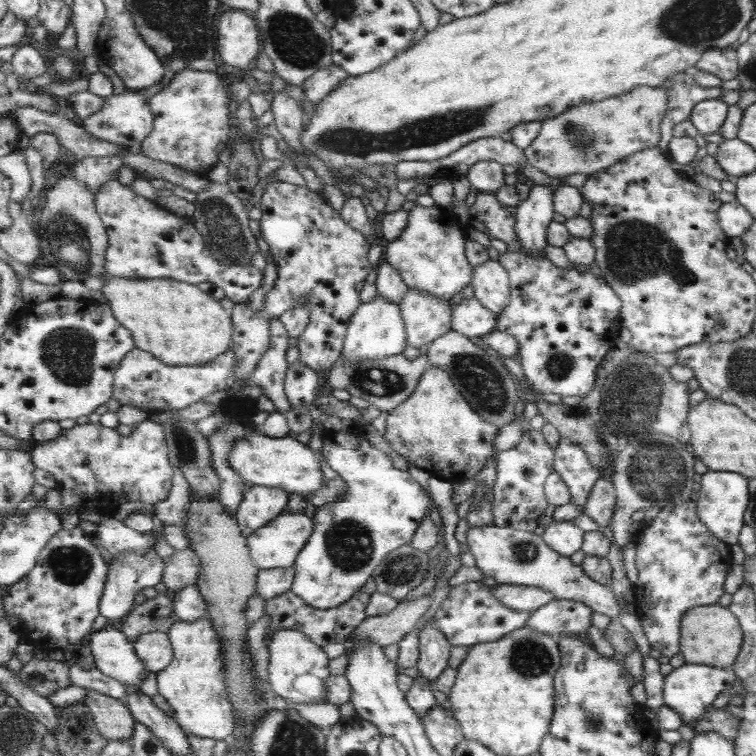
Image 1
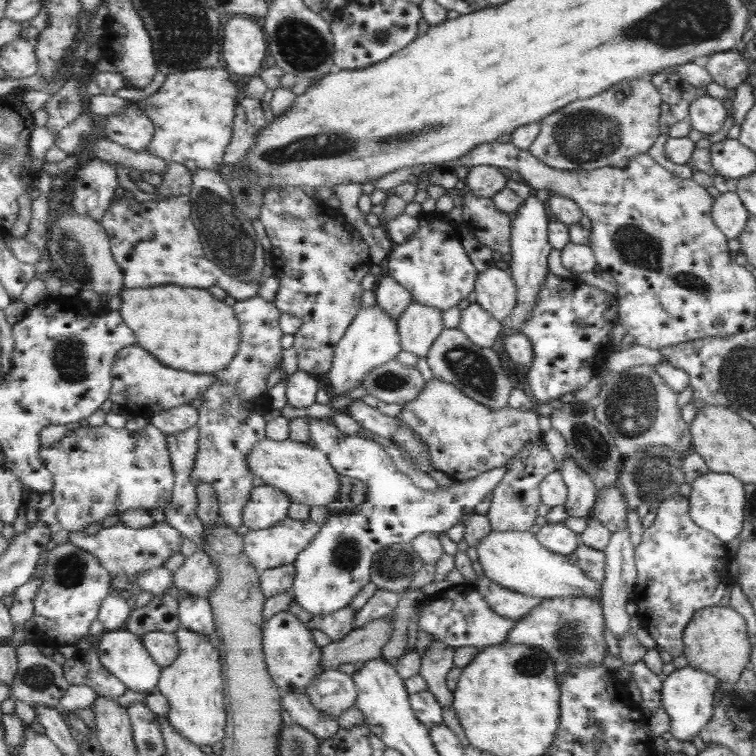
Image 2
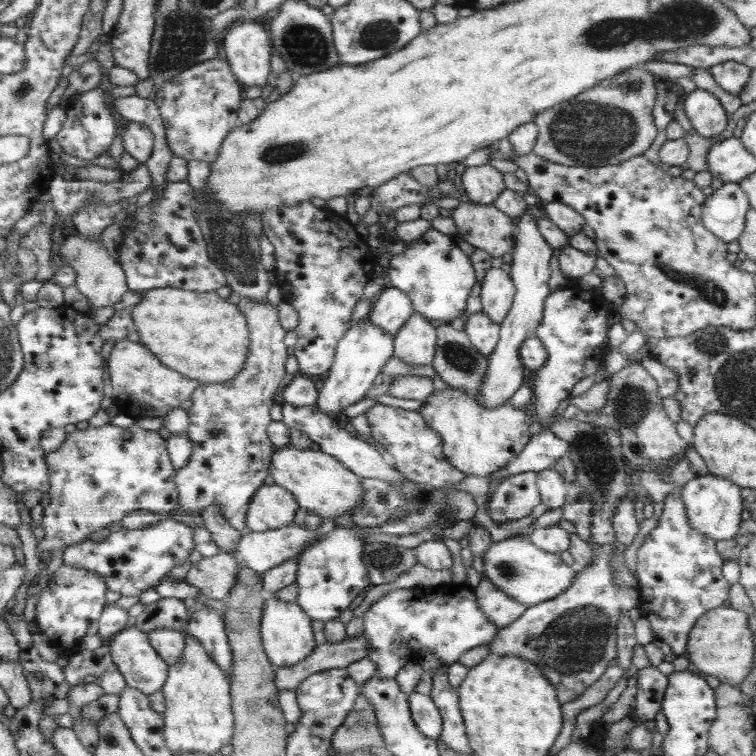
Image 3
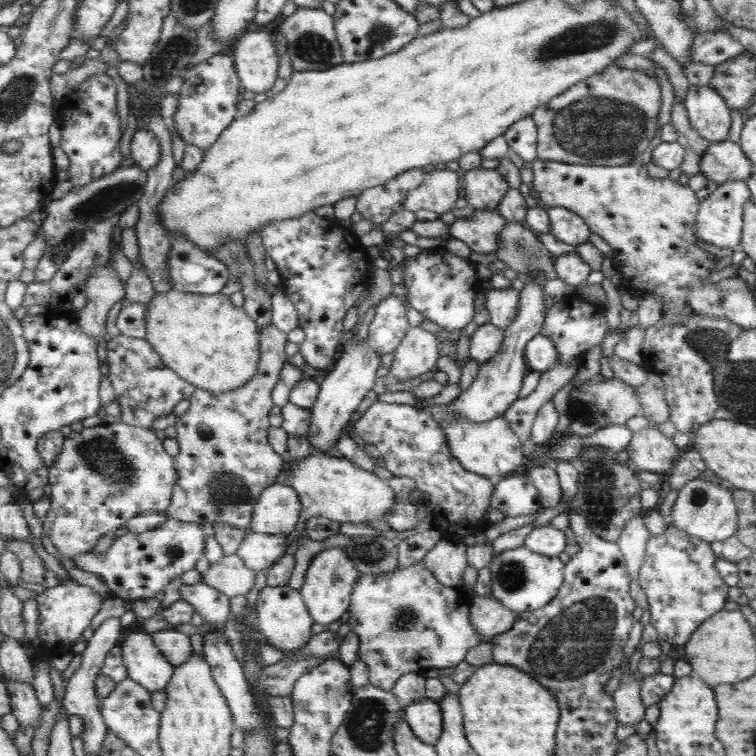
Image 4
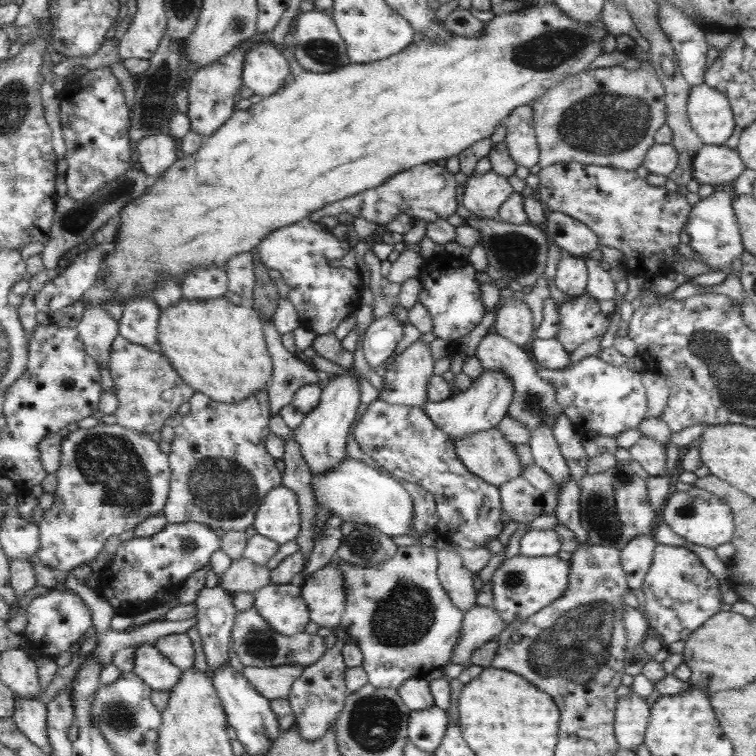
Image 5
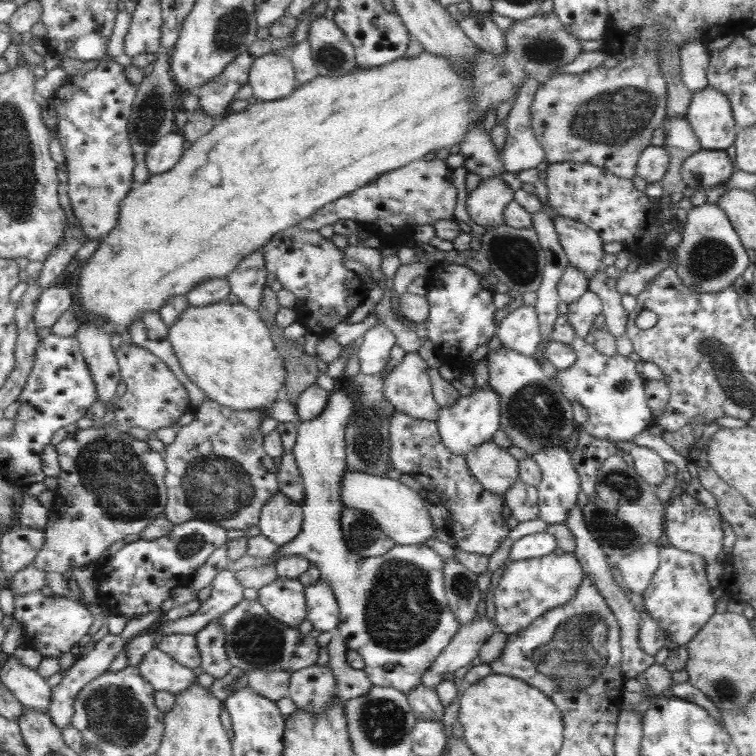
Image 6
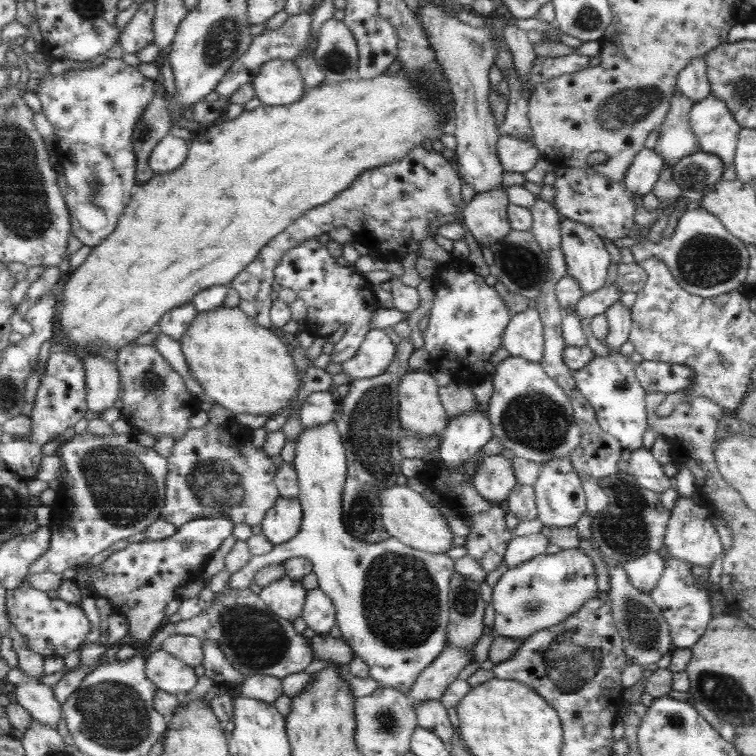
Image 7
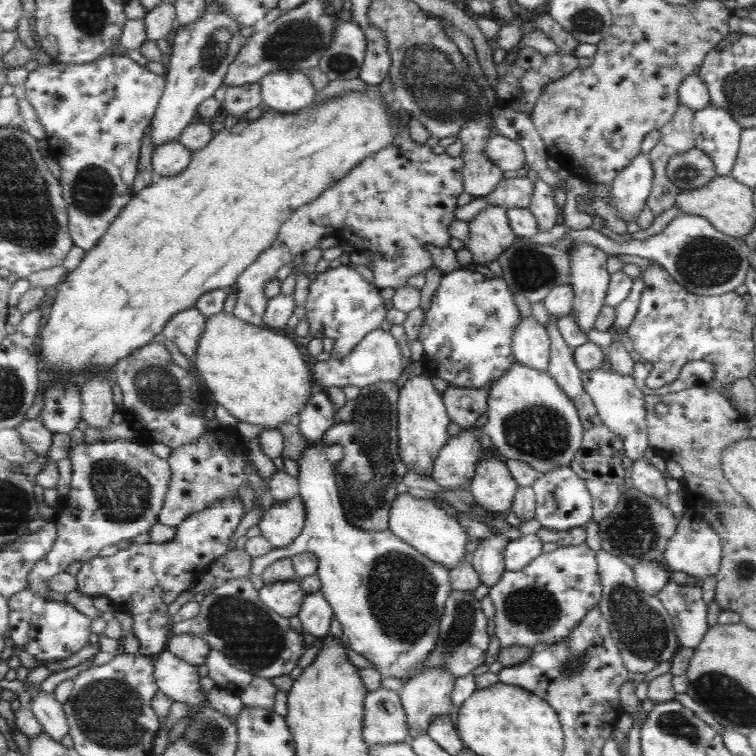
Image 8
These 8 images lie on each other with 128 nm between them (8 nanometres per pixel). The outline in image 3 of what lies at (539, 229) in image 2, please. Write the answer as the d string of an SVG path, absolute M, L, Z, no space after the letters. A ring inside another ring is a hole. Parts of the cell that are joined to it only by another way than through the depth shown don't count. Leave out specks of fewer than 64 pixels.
M525 213L515 220L512 234L512 261L508 276L516 287L515 298L508 314L498 324L498 339L493 350L488 356L488 370L485 371L484 382L481 391L475 393L480 408L493 409L507 404L507 400L513 396L513 392L523 384L523 361L520 359L520 346L525 338L533 337L534 330L542 316L543 302L547 296L548 279L550 271L549 260L552 258L552 248L543 240L543 236L537 230L535 217Z

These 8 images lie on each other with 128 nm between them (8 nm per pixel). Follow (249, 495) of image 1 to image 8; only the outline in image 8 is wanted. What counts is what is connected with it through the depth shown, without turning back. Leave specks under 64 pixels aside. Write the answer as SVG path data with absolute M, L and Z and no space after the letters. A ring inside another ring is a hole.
M299 494L291 500L279 502L267 509L257 525L261 534L277 549L293 544L304 531L307 519L308 509Z

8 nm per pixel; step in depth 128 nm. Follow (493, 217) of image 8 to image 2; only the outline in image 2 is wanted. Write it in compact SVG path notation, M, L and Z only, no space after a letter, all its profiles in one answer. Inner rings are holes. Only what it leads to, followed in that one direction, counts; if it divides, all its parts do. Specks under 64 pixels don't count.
M477 165L468 168L464 184L476 198L491 199L505 184L503 174L497 168Z

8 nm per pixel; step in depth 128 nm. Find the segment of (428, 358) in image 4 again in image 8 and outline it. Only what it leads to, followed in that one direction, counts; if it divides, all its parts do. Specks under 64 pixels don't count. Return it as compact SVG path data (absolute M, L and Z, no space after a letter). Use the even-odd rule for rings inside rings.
M414 375L400 388L398 401L399 454L409 468L421 476L433 476L433 464L440 455L441 448L449 442L451 420L447 416L447 406L441 392L431 384L431 376Z

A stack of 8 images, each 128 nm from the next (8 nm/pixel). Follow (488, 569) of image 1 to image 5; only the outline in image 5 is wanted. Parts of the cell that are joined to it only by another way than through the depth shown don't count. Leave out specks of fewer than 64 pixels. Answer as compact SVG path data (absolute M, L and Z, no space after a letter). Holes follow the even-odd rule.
M516 554L511 558L504 558L490 578L492 608L505 626L528 619L563 594L567 588L567 570L569 560L561 560L557 555L537 557Z

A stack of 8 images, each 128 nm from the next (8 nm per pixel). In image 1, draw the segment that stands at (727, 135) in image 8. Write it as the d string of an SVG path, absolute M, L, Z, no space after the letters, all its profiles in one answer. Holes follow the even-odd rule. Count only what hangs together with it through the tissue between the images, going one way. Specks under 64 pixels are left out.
M700 100L693 105L688 119L696 132L701 135L710 135L720 130L727 114L727 104L721 100Z

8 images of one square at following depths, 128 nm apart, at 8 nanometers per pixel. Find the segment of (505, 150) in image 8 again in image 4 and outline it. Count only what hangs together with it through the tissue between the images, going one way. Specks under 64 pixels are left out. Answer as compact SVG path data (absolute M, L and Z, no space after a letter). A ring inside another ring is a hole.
M530 115L517 120L503 136L509 150L515 153L523 163L531 163L538 158L536 156L536 129Z

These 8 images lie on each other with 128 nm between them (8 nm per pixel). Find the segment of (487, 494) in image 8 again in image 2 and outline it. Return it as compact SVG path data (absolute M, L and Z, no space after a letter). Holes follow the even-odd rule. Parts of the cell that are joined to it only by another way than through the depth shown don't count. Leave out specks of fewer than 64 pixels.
M436 377L427 382L415 400L405 404L405 409L397 417L421 435L437 470L456 481L474 479L485 471L503 467L523 450L525 444L533 442L541 434L536 412L508 406L491 410L465 396L457 385Z

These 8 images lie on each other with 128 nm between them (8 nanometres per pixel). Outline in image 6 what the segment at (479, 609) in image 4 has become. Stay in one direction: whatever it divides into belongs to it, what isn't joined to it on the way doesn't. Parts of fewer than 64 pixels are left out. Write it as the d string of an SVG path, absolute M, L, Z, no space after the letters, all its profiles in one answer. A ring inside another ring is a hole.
M477 616L469 625L460 627L452 644L444 649L432 668L425 672L422 684L430 690L437 690L447 674L457 672L479 656L480 649L493 633L494 626L486 616Z

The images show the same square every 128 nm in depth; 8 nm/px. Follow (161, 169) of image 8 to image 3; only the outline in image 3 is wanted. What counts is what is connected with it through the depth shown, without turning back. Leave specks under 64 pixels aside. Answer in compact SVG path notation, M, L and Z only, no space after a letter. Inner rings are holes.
M129 121L122 136L125 152L134 157L139 164L146 165L151 159L157 139L153 132L143 124Z

